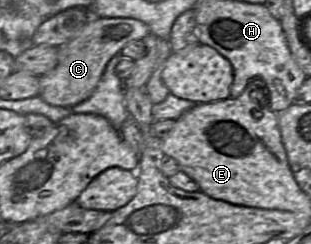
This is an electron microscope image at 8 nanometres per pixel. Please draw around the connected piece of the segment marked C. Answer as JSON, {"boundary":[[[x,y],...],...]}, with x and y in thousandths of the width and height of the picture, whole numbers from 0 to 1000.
{"boundary":[[[289,74],[248,143],[186,193],[183,266],[138,311],[129,311],[125,393],[154,426],[232,443],[286,402],[309,365],[344,262],[392,197],[424,164],[457,164],[486,135],[476,107],[421,74]]]}

